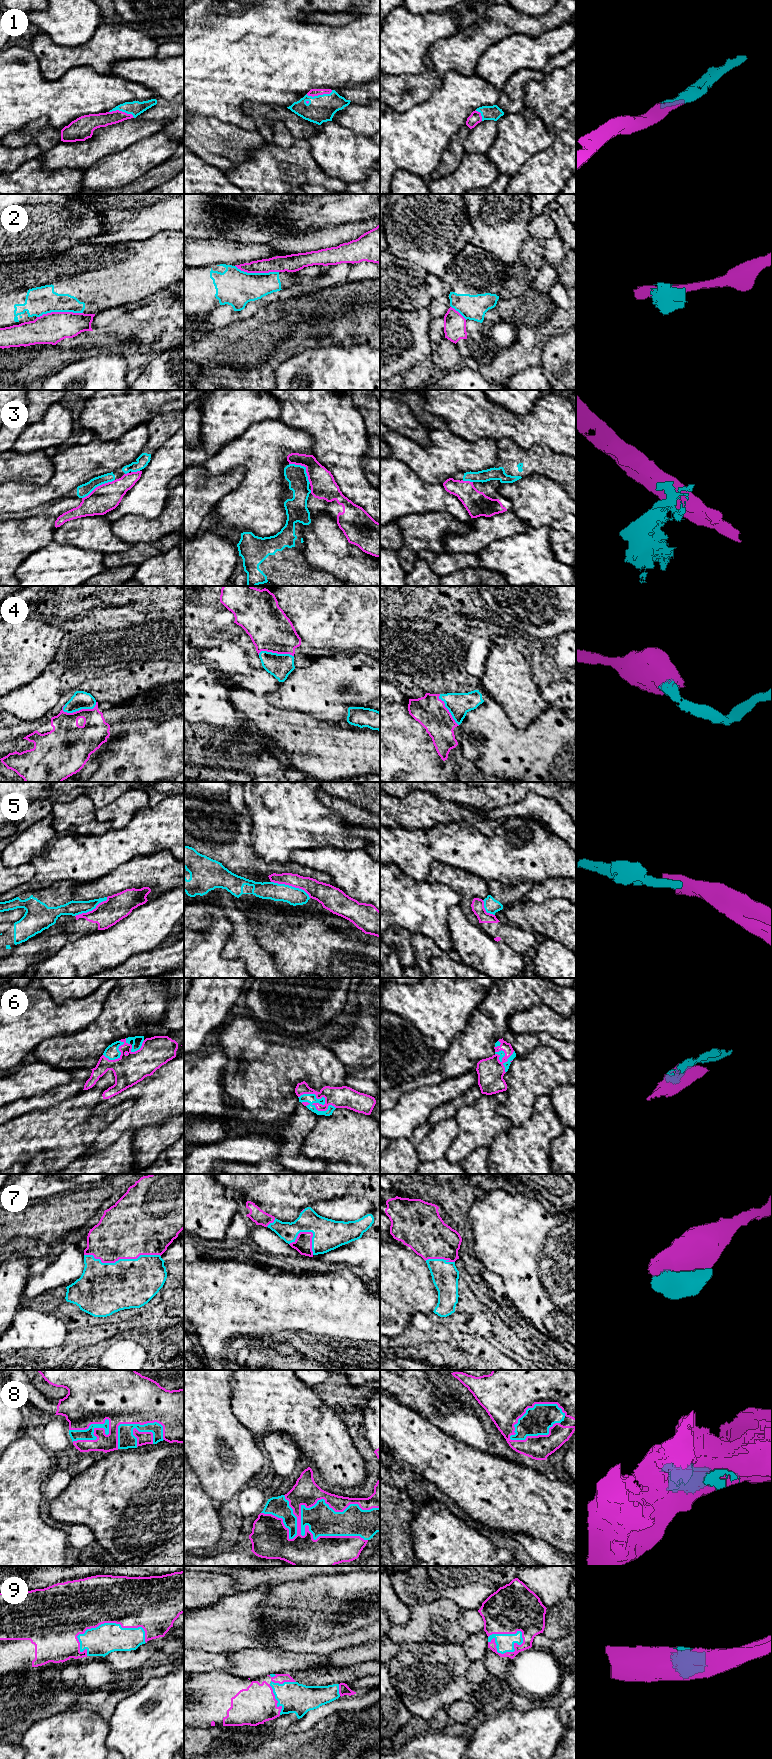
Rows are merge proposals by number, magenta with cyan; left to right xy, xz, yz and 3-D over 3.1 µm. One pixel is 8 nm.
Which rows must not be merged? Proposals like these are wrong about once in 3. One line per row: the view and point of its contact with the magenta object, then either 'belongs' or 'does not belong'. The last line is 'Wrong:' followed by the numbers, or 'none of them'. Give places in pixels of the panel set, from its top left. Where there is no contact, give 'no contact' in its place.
1: contact xz (319, 94); belongs
2: contact xy (59, 312); does not belong
3: contact xz (306, 468); does not belong
4: contact xy (81, 709); belongs
5: contact xz (291, 885); does not belong
6: contact xz (324, 1104); belongs
7: contact xy (122, 1258); belongs
8: contact xz (325, 1502); belongs
9: contact xy (116, 1623); belongs
Wrong: 2, 3, 5

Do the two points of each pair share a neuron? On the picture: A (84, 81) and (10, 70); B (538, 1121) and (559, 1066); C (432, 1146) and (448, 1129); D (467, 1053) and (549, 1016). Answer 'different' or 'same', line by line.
A: same
B: different
C: same
D: different

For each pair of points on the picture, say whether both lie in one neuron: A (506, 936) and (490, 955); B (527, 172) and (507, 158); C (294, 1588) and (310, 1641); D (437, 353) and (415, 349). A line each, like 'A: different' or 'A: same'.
A: different
B: different
C: same
D: different

